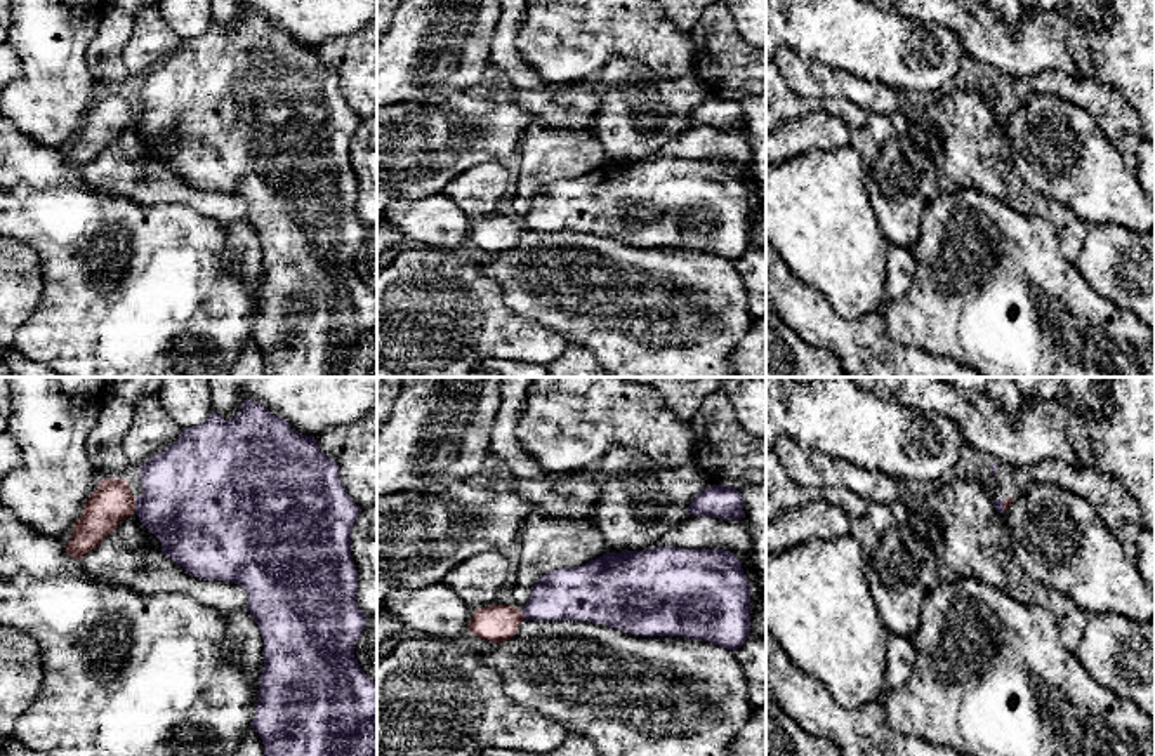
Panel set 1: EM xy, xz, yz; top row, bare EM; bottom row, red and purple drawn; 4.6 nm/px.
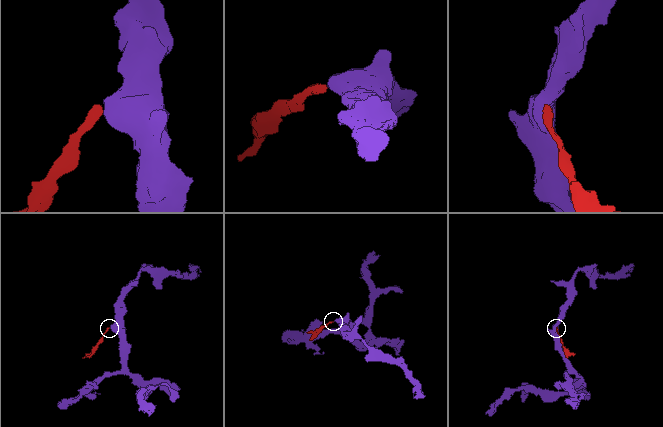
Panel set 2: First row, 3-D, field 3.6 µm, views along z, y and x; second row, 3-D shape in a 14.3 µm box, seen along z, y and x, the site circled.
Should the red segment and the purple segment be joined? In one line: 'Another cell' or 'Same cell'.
Another cell

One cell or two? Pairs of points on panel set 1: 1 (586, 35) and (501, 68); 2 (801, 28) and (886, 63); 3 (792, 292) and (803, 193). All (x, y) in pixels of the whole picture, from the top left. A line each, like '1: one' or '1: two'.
1: two
2: one
3: two

